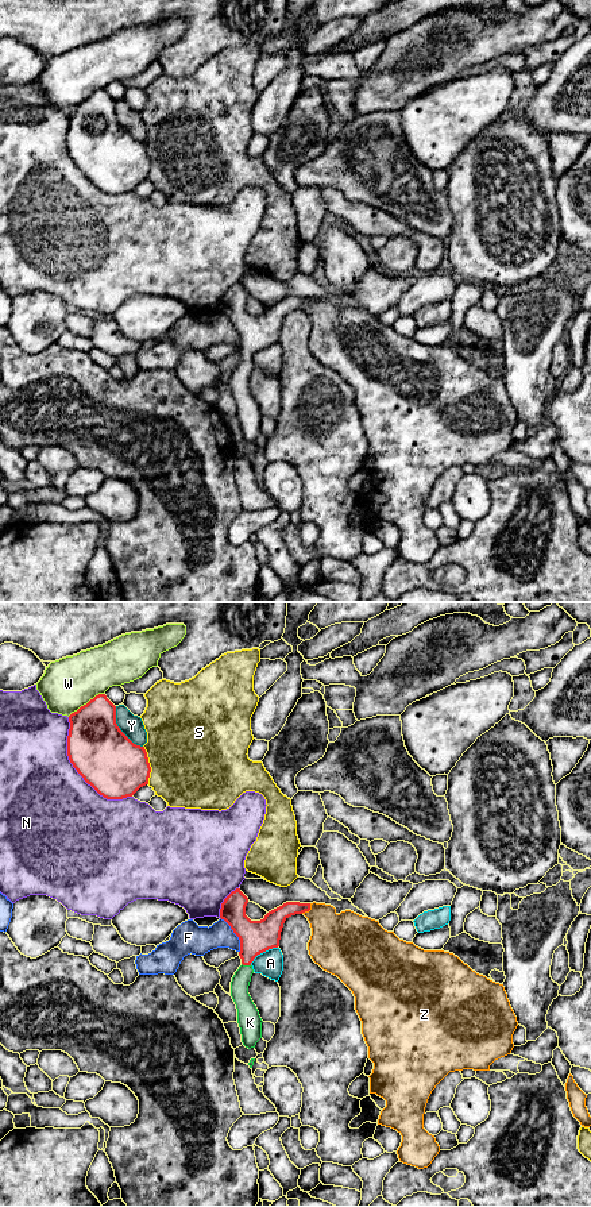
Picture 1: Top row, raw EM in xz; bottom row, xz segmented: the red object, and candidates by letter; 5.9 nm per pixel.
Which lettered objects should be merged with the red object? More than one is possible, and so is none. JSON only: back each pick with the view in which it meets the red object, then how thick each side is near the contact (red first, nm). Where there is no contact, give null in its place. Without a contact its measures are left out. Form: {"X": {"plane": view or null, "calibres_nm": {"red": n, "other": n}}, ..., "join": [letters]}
{"K": {"plane": "xz", "calibres_nm": {"red": 190, "other": 110}}, "join": ["K"]}

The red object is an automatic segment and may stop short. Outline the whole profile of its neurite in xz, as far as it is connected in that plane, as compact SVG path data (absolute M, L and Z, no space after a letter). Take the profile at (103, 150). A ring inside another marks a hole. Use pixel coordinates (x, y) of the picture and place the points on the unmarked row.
M105 89L96 90L72 108L69 117L69 155L100 190L123 194L148 180L147 147L120 126L116 101Z

